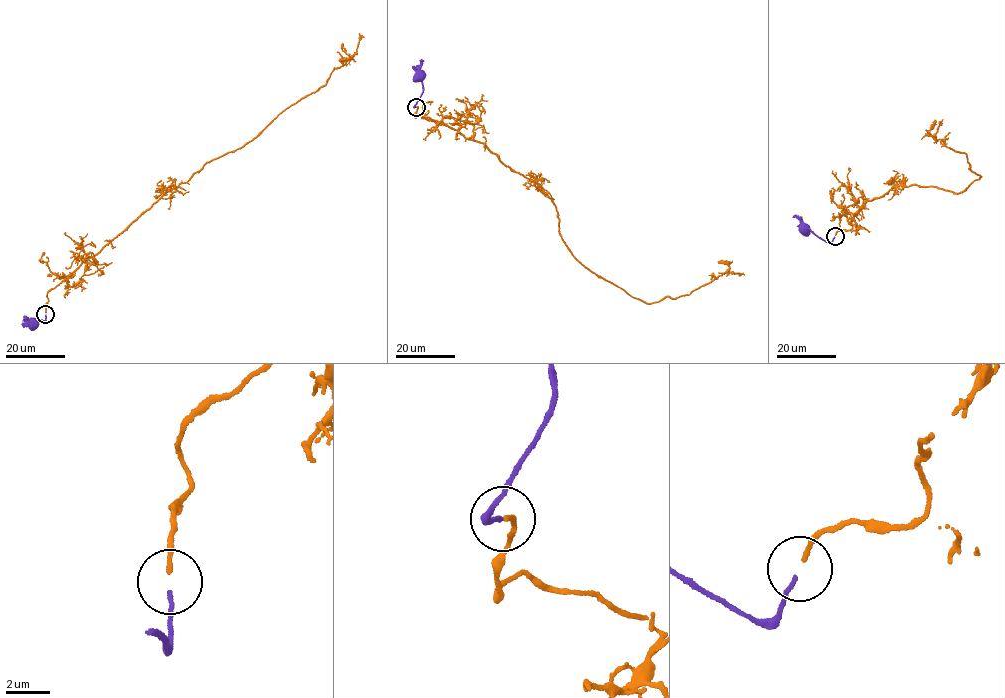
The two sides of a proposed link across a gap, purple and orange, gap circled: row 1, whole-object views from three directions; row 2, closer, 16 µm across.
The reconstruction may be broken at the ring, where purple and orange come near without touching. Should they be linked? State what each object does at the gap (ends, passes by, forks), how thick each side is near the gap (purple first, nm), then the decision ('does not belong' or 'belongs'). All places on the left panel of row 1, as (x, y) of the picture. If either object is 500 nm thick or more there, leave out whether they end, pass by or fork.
purple ends; orange ends; calibres 180 and 200 nm; belongs

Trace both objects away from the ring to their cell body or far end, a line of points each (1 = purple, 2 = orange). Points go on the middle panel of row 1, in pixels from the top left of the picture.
1: (416, 107), (423, 89), (421, 75)
2: (416, 107), (415, 117), (477, 140), (538, 184), (575, 259), (633, 297), (673, 299), (740, 273)

